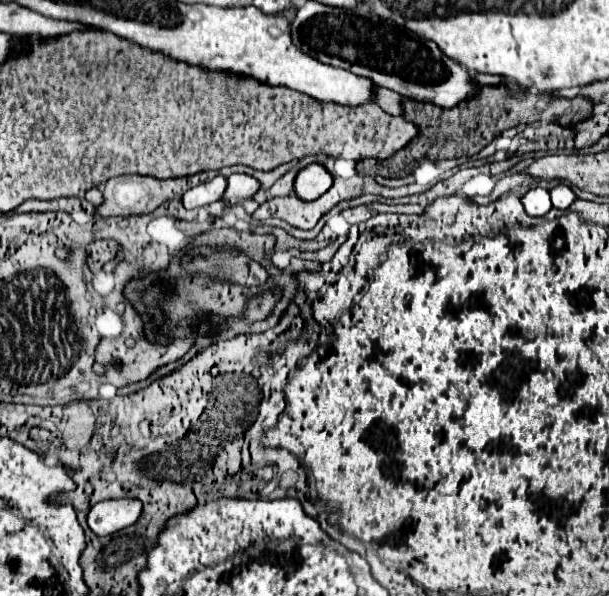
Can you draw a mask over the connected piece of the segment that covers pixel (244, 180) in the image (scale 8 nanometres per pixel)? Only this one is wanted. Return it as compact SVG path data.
M232 174L228 178L228 186L226 186L226 192L222 198L226 204L236 206L236 204L250 200L258 192L258 188L260 188L260 184L256 178L248 176L248 174Z

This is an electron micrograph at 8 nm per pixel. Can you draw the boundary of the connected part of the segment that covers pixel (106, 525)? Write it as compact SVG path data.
M106 500L98 502L88 512L88 526L96 536L110 536L138 520L142 512L140 500Z

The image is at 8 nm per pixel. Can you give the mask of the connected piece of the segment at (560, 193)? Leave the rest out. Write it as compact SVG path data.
M558 184L556 188L552 188L550 196L552 196L552 206L558 210L566 210L576 200L576 194L566 184Z

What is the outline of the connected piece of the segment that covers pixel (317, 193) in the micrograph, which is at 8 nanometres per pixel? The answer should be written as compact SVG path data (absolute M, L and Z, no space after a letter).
M310 164L310 166L302 168L294 180L294 192L304 202L312 202L312 200L320 198L330 186L332 186L332 176L320 164Z

